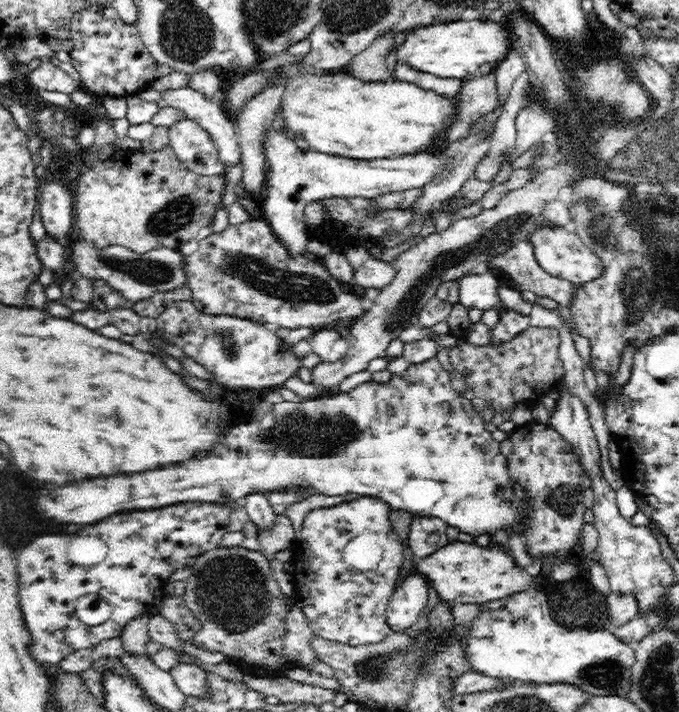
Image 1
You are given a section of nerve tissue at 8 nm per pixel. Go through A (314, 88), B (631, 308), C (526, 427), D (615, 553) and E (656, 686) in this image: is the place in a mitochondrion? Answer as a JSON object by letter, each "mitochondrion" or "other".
{"A":"other","B":"mitochondrion","C":"other","D":"other","E":"mitochondrion"}

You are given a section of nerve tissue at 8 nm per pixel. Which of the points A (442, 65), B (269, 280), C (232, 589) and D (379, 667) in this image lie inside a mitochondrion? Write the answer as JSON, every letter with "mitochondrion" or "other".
{"A":"other","B":"mitochondrion","C":"mitochondrion","D":"mitochondrion"}

